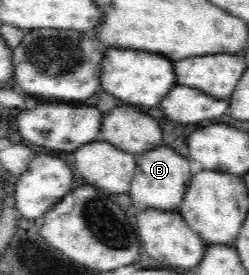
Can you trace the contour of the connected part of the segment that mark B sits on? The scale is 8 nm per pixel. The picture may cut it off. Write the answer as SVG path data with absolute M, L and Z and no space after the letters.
M155 147L155 149L149 149L143 154L134 154L134 156L137 167L130 183L129 195L131 195L131 201L135 203L135 207L139 210L171 211L179 206L190 180L195 175L196 167L189 157L173 151L171 147Z

